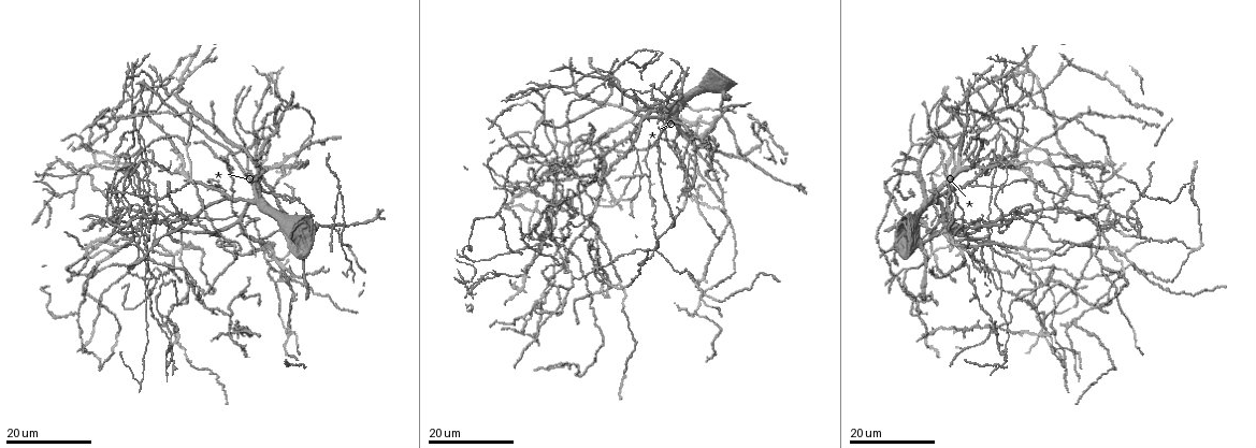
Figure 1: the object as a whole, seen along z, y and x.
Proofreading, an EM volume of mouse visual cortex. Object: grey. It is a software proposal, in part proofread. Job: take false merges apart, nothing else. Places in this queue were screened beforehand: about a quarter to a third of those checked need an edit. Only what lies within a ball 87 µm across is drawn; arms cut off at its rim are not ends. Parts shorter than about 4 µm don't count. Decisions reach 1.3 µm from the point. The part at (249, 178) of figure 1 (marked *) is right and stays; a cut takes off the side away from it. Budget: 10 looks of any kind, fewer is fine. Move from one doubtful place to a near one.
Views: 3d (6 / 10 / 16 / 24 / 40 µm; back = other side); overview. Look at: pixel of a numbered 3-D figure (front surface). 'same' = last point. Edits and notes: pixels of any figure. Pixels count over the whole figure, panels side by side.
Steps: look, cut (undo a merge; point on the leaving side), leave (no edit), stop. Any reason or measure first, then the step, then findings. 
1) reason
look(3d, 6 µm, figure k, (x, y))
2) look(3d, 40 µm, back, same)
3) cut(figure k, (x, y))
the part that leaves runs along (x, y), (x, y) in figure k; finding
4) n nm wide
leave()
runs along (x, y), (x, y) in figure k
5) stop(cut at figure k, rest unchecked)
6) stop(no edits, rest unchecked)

three arms meet
look(3d, 16 µm, figure 1, (753, 134))

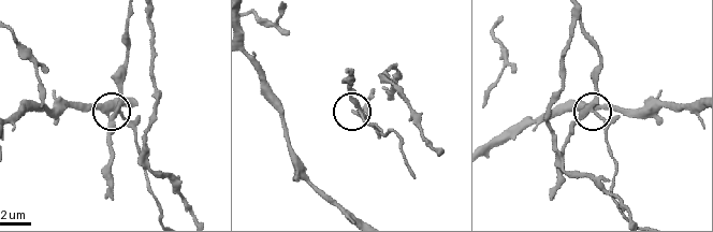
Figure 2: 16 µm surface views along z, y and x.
look(3d, 10 µm, figure 2, (592, 110))

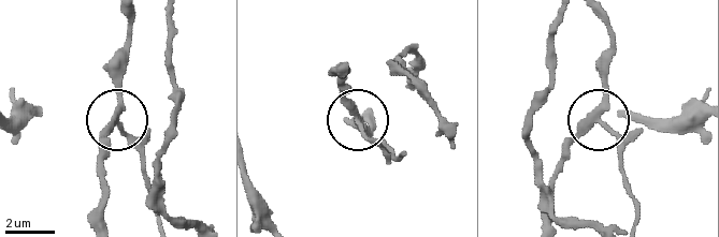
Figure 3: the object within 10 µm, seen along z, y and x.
220 nm wide
cut(figure 3, (137, 150))
the part that leaves runs along (119, 122), (140, 158), (157, 219) in figure 3; a second neuron is stuck on

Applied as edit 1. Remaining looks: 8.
see it whole again
look(overview)

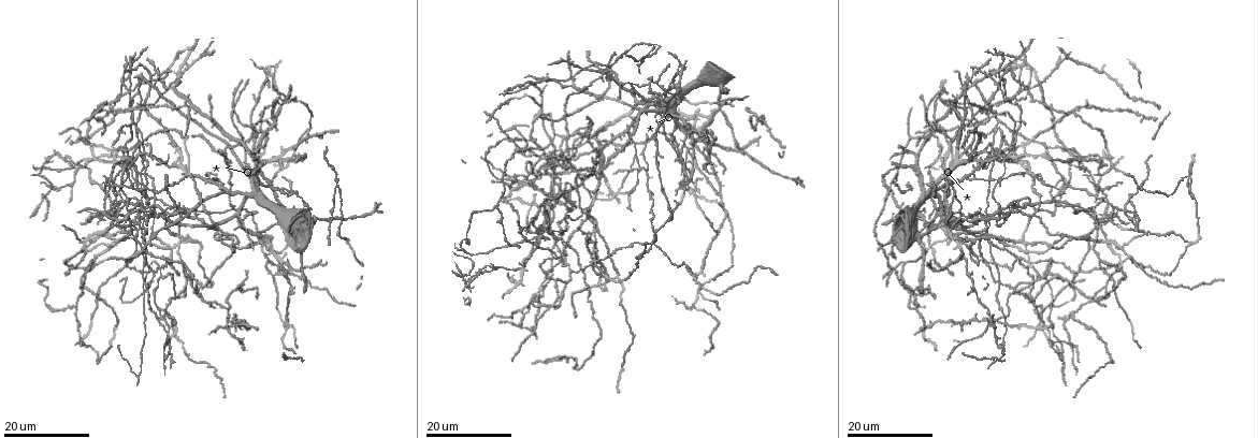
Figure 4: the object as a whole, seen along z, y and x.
look(3d, 24 µm, figure 4, (129, 106))

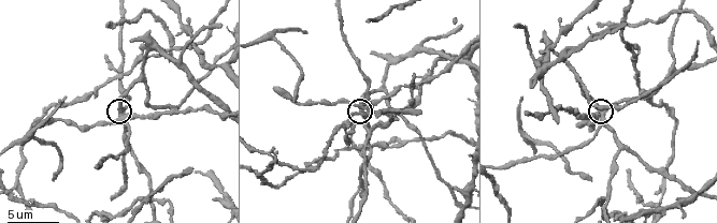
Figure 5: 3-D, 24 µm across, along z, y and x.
look(3d, 10 µm, figure 5, (602, 115))

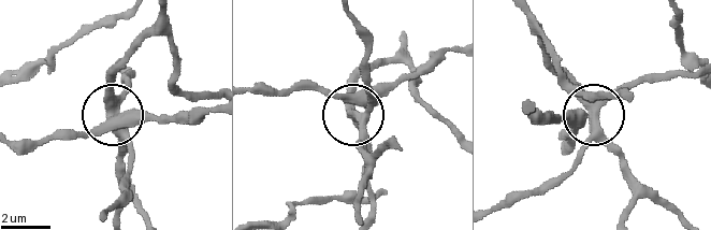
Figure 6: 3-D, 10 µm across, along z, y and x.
leave()
runs along (524, 108), (542, 115), (592, 115), (635, 81) in figure 6; continuous, no second neuron

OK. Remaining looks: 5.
looks like a crossing
look(3d, 24 µm, figure 4, (600, 148))

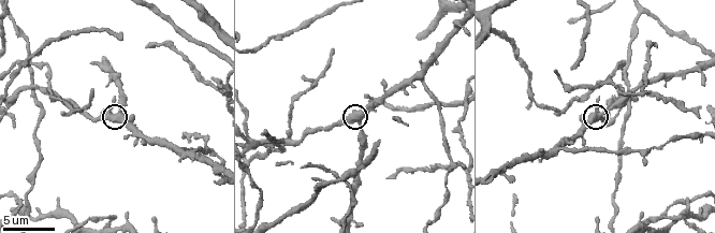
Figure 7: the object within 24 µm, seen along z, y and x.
look(3d, 10 µm, figure 7, (358, 121))

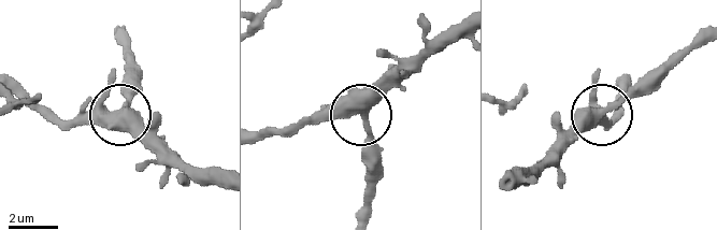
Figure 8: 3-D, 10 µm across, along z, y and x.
5 arms
leave()
runs along (461, 20), (363, 111), (303, 119) in figure 8; all the same neuron

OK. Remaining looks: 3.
four-way junction
look(3d, 10 µm, figure 7, (264, 146))

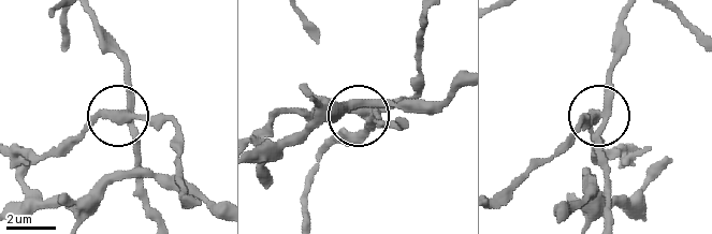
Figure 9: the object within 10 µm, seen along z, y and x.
4 arms
leave()
runs along (89, 18), (120, 61), (127, 104), (44, 151) in figure 9; all the same neuron

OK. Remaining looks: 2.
arms part here
look(3d, 24 µm, figure 4, (115, 157))

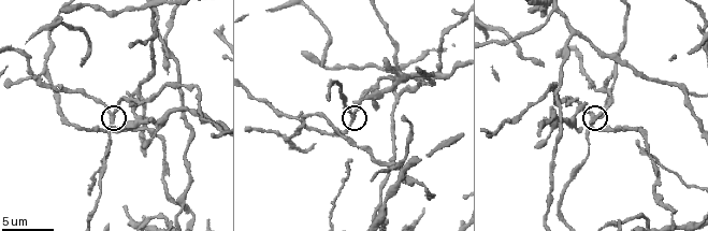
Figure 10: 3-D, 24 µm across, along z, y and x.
look(3d, 10 µm, figure 10, (595, 121))

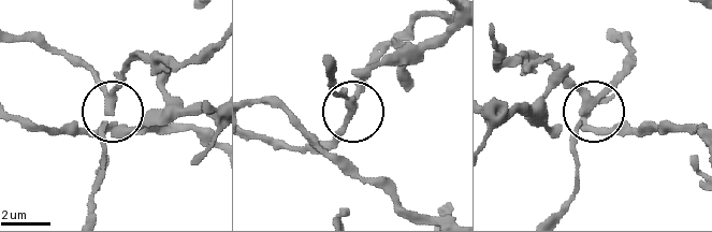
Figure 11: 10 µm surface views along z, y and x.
3 arms
leave()
continuous, no second neuron

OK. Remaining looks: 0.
stop(cut at figure 3, rest unchecked)

